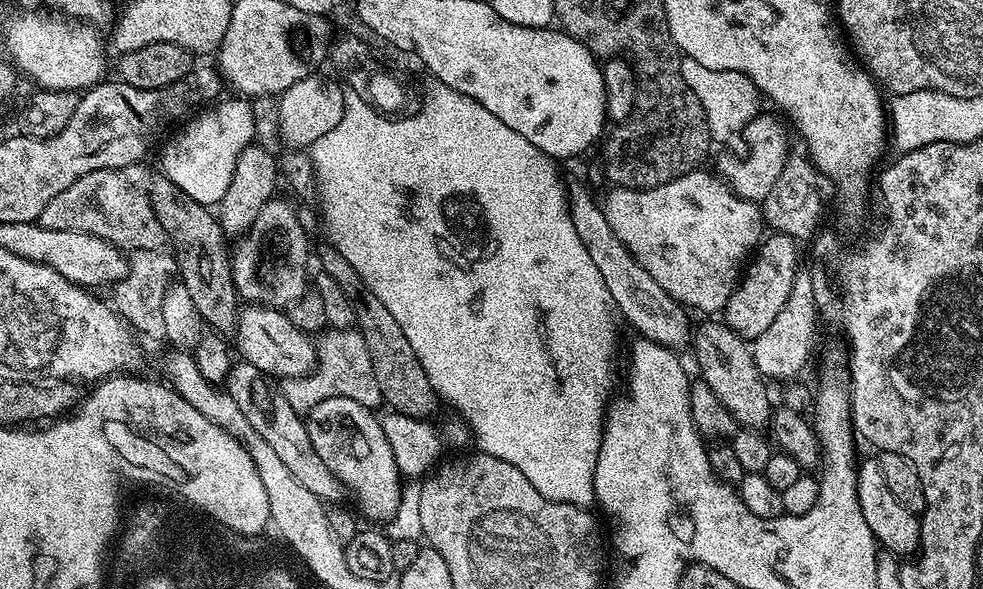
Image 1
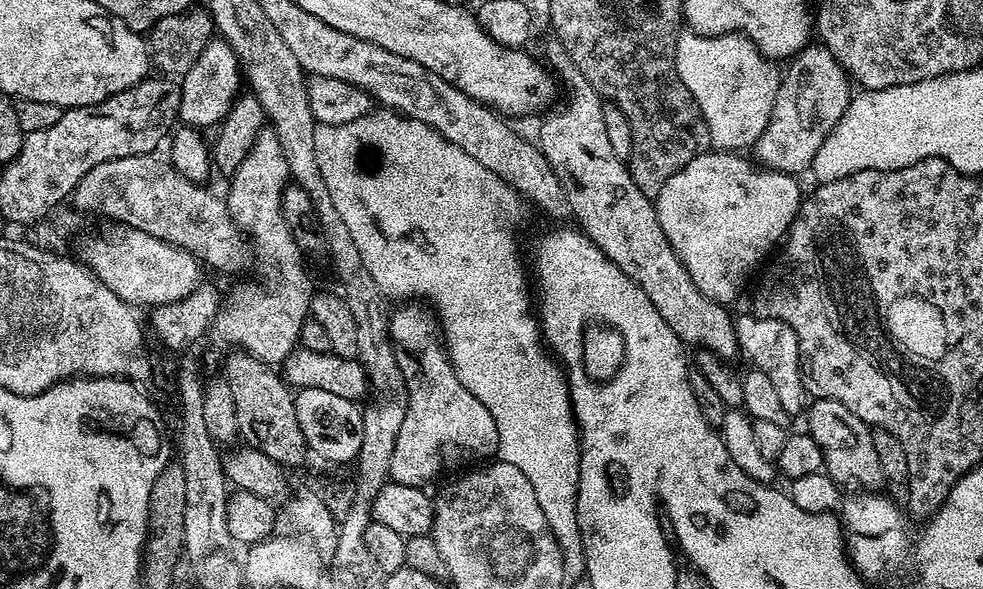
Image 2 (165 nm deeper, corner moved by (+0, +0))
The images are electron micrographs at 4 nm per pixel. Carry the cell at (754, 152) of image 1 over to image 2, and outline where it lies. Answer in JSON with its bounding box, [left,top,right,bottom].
[754,43,854,174]

